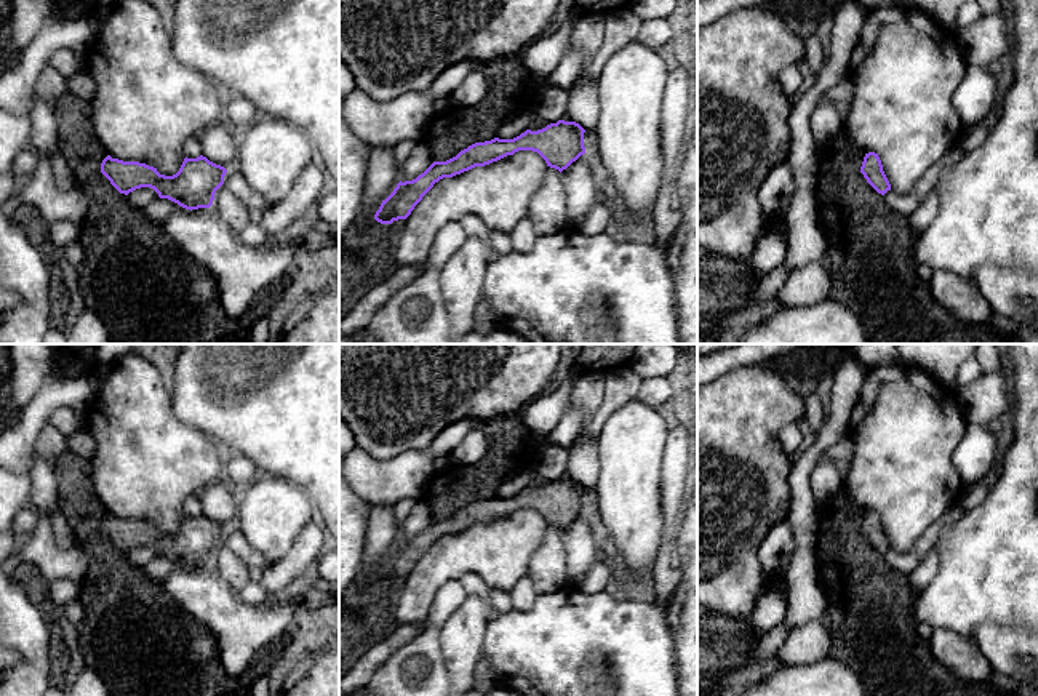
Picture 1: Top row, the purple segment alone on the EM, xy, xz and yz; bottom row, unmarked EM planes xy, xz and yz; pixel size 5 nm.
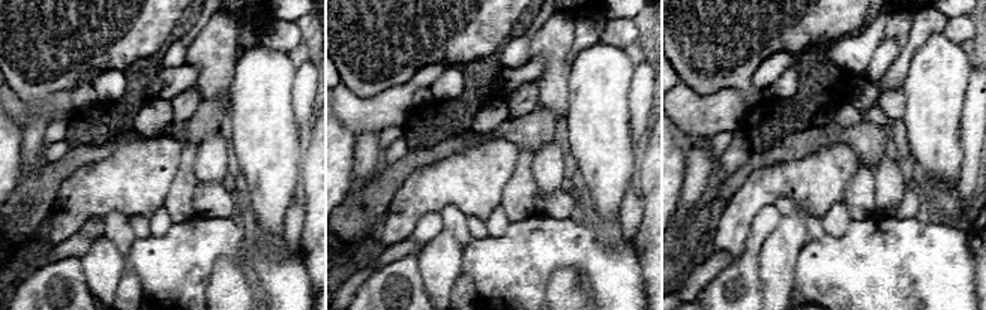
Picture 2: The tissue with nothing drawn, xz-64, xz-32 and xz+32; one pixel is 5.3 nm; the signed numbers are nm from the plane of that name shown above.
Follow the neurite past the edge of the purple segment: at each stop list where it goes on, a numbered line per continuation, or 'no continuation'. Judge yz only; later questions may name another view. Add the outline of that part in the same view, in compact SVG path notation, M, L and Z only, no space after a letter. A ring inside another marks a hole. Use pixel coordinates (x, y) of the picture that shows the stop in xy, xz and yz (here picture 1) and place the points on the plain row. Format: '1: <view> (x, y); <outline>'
no continuation

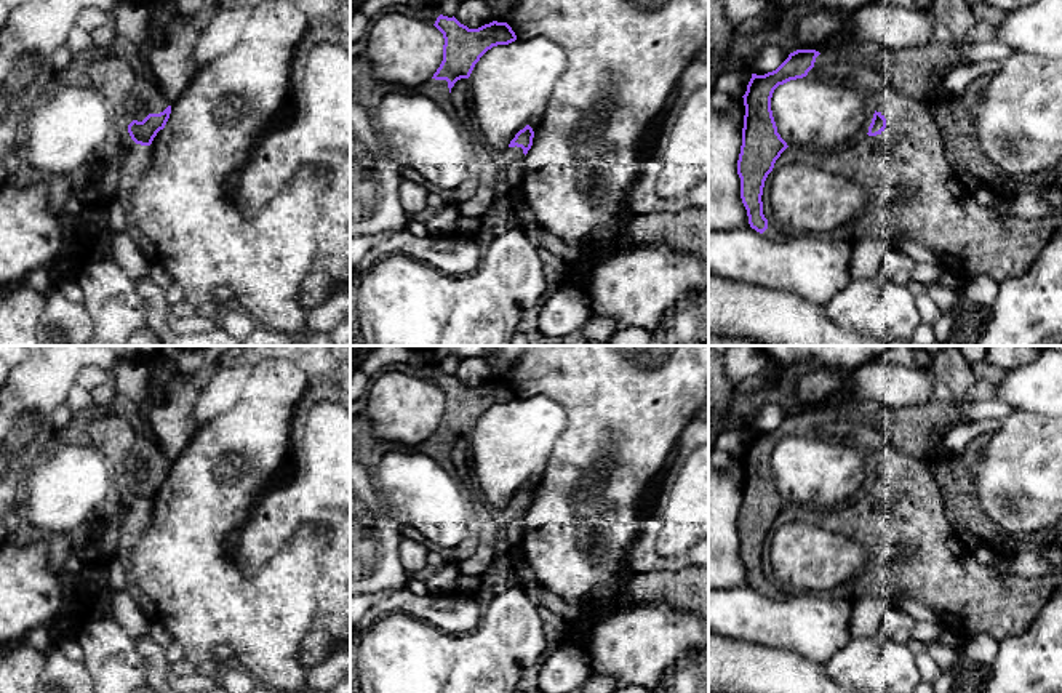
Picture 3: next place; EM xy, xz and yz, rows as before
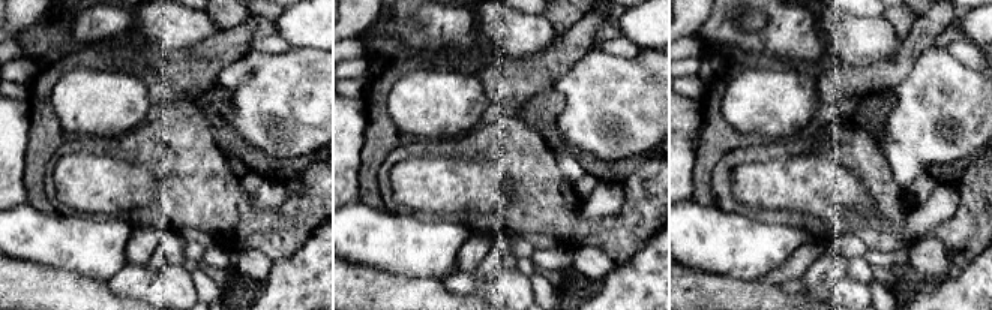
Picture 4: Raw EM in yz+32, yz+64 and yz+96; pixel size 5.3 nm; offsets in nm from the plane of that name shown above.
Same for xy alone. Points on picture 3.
1: xy (147, 453); M144 429L136 443L134 456L138 459L138 466L146 467L149 472L160 472L171 464Z

